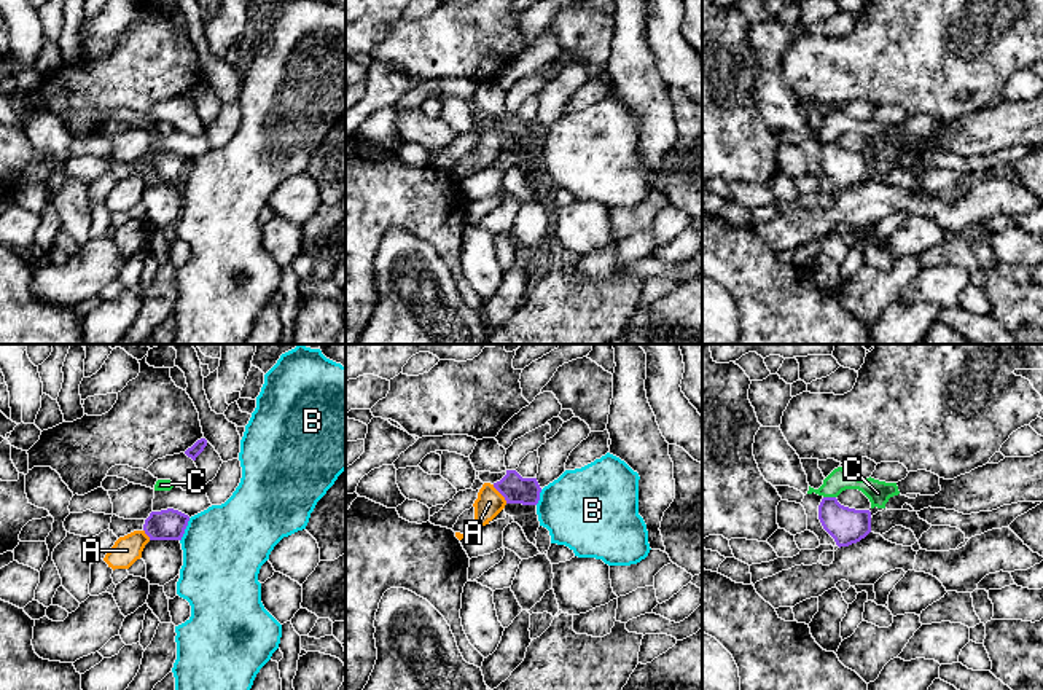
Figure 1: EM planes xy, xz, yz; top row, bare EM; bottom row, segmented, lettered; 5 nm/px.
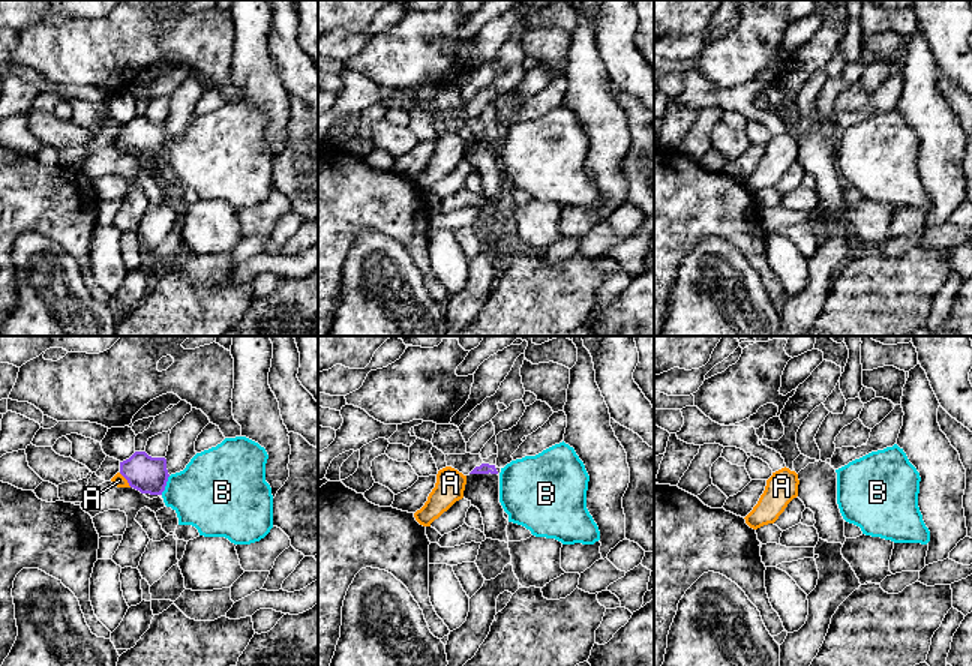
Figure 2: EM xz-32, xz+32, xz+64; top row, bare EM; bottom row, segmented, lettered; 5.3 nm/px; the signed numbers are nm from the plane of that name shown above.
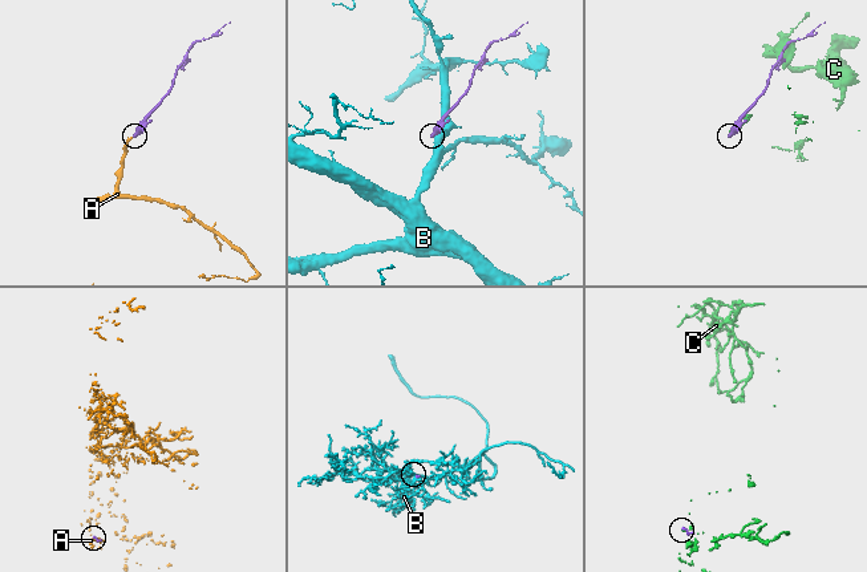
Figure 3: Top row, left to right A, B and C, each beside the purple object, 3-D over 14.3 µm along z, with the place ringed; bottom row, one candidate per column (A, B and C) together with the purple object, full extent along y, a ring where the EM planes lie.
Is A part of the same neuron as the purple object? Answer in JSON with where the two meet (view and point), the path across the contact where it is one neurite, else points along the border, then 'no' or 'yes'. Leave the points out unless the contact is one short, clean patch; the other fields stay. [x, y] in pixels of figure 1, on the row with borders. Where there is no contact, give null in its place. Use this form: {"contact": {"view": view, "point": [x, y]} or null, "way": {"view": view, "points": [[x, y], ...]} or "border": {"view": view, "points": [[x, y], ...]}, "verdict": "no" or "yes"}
{"contact": {"view": "xz", "point": [500, 493]}, "way": {"view": "xz", "points": [[516, 490], [500, 493], [489, 502]]}, "verdict": "yes"}

